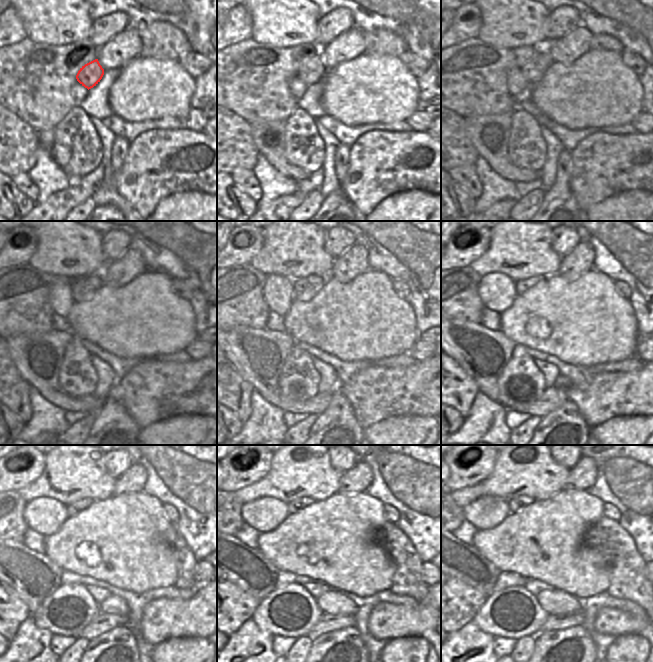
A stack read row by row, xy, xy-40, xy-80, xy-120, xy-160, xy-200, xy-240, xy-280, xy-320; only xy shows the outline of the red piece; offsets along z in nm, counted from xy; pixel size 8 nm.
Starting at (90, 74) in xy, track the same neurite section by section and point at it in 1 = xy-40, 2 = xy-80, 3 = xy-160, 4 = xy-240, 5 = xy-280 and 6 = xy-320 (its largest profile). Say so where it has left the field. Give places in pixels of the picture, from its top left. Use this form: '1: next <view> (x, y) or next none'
1: next xy-40 (312, 70)
2: next xy-80 (533, 70)
3: next xy-160 (304, 288)
4: next xy-240 (74, 508)
5: next xy-280 (294, 506)
6: next xy-320 (516, 504)

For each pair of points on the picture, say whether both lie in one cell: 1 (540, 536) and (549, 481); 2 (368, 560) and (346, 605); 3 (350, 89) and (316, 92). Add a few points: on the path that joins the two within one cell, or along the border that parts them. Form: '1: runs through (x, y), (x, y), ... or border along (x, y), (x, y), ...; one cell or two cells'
1: border along (563, 489), (546, 499), (536, 500); two cells
2: border along (339, 590), (342, 593); two cells
3: border along (323, 78), (320, 104), (326, 115); two cells

